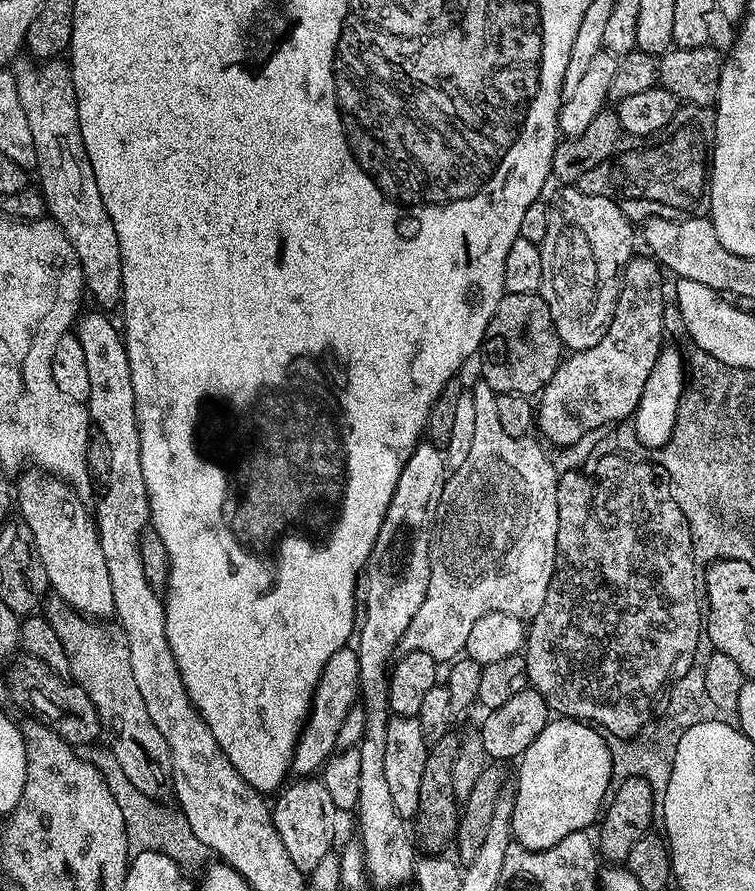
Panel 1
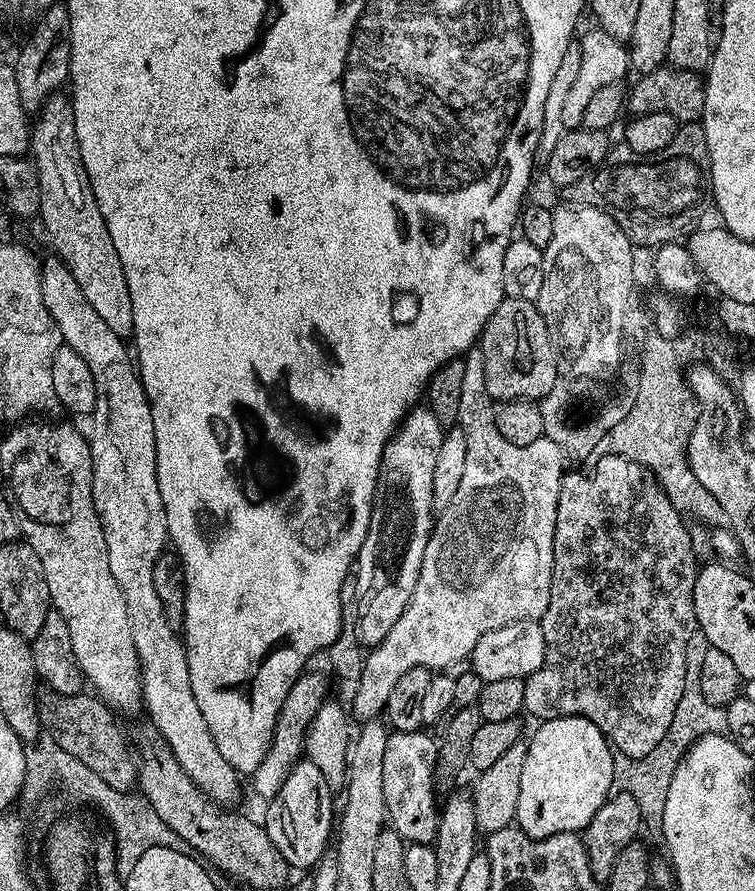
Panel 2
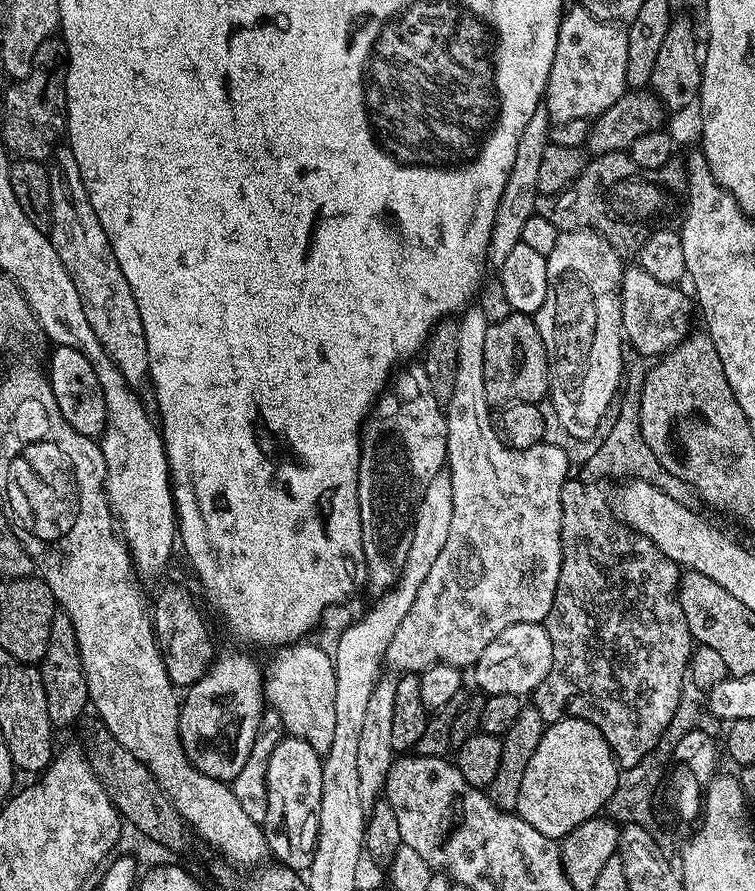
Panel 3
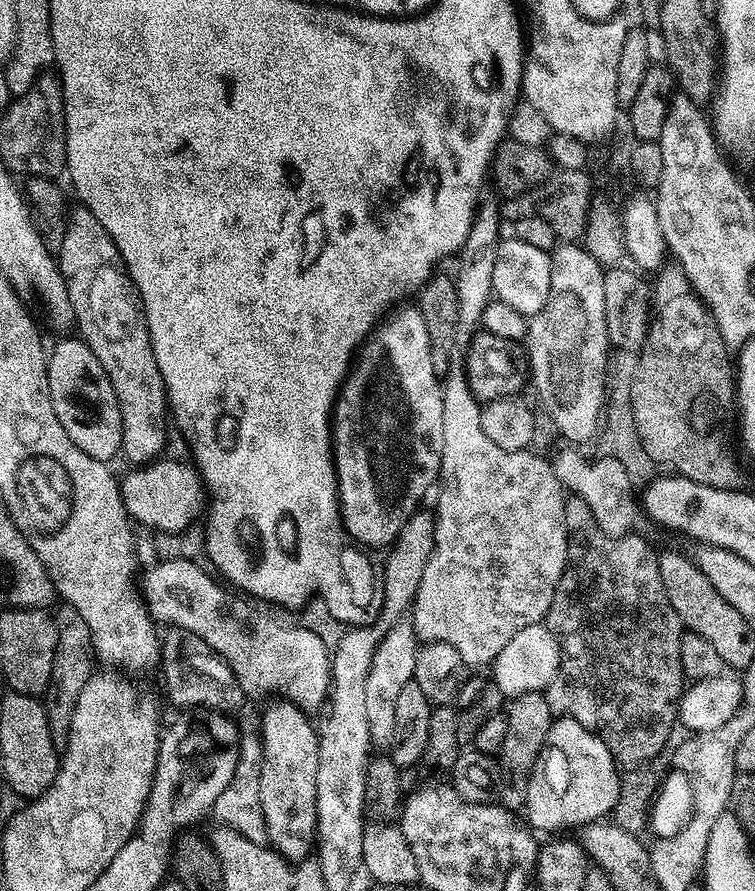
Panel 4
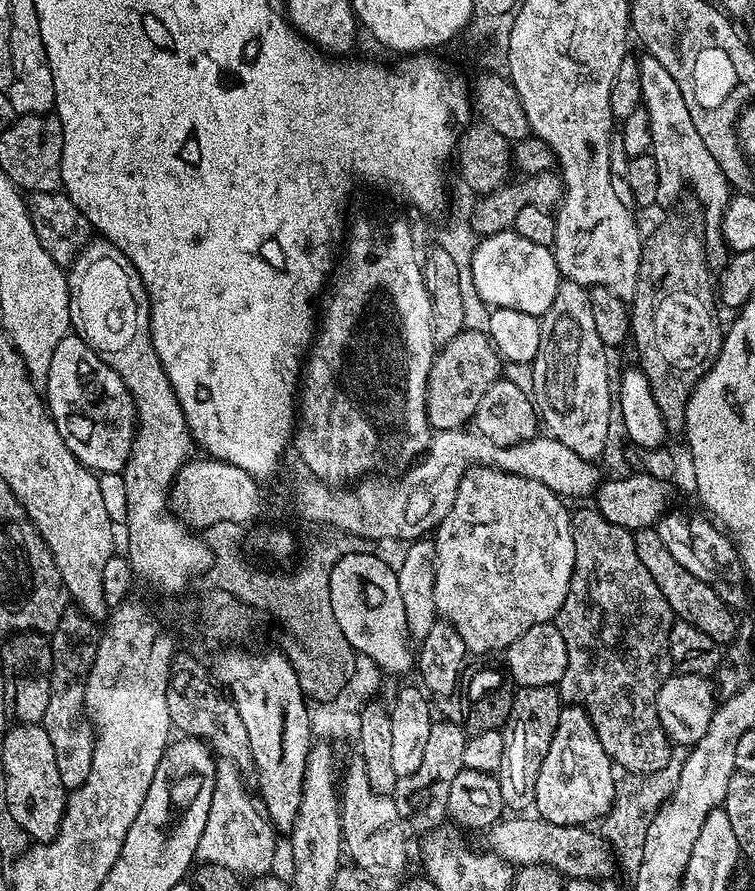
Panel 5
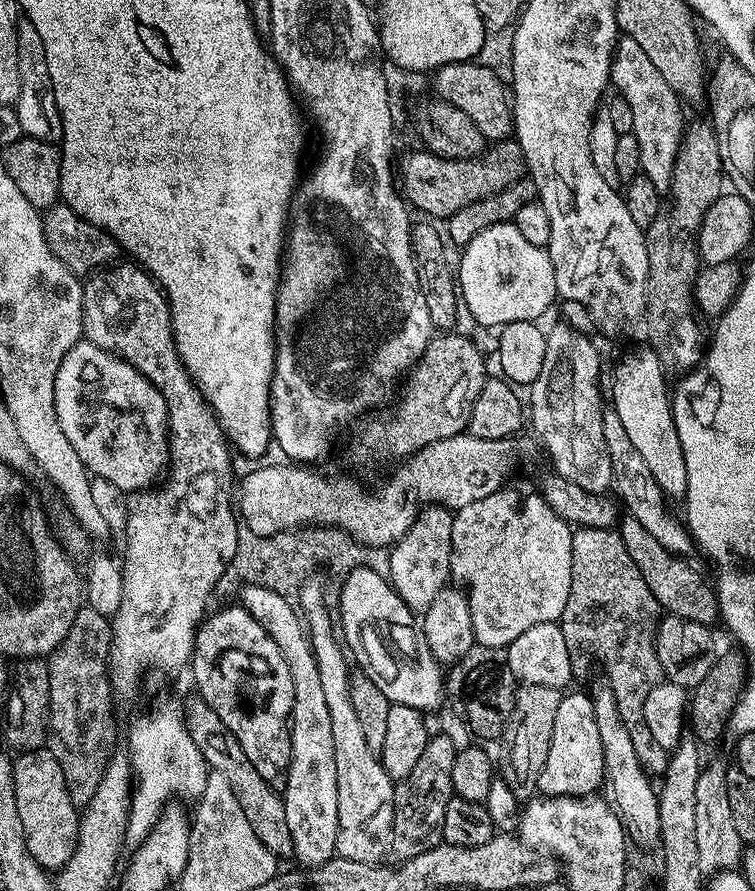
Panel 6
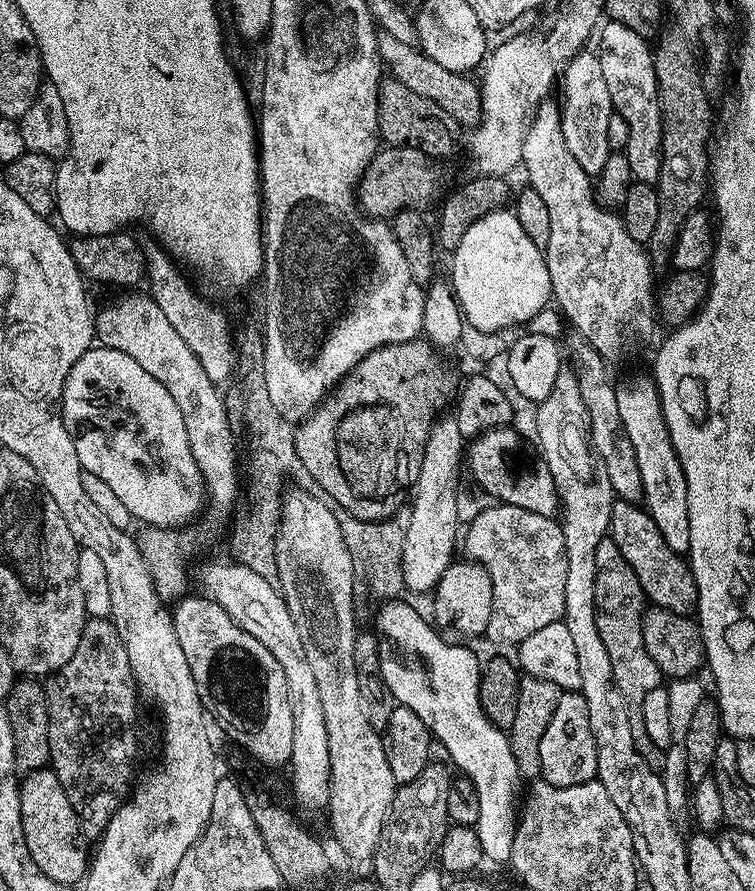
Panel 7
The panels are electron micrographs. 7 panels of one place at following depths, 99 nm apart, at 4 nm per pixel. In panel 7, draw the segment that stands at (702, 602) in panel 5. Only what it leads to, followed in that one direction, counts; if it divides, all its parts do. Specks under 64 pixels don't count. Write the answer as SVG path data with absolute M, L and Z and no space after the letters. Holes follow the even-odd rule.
M613 499L608 536L614 542L614 546L622 550L622 558L630 562L630 570L638 574L638 582L645 597L655 607L665 608L683 616L696 612L698 586L694 582L691 567L687 559L681 553L670 550L666 538L658 534L658 526L654 526L654 518L650 518L647 508L639 503Z

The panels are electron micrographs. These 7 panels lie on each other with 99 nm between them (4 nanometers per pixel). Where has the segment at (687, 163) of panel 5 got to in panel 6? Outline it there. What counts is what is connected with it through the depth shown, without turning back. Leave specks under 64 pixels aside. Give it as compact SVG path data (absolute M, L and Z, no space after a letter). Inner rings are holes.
M621 35L612 52L612 74L610 84L617 88L619 95L630 106L634 113L634 126L630 135L638 138L638 154L640 155L640 171L661 194L667 193L672 177L672 167L676 161L676 152L684 137L686 119L682 101L674 90L670 90L670 82L658 74L654 62L634 42L634 38Z

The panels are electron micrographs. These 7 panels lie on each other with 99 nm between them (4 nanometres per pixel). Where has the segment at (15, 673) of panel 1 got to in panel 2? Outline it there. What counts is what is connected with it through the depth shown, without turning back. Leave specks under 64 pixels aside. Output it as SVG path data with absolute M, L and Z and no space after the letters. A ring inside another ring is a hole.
M45 691L39 697L38 703L40 706L40 723L47 739L53 740L58 746L62 746L62 750L66 750L66 754L74 754L74 758L78 758L78 762L82 762L84 766L94 770L94 774L98 774L98 778L102 778L102 782L106 782L108 786L114 786L114 790L127 792L137 787L137 757L134 755L133 749L132 752L128 749L128 740L124 737L123 730L116 725L117 717L99 696L95 694L63 696L57 692Z

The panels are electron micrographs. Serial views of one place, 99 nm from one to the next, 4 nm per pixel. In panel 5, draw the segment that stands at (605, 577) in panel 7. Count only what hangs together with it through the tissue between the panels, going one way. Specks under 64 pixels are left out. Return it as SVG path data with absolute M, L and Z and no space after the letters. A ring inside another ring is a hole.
M610 554L608 564L602 560L600 570L608 572L600 572L600 576L608 578L600 578L598 586L606 592L580 592L580 588L568 592L554 621L562 634L562 642L566 642L568 659L558 685L560 699L565 705L583 708L598 734L598 742L602 742L602 750L606 750L617 769L631 773L662 772L671 765L668 763L674 748L658 722L656 695L674 672L668 653L674 617L670 602L666 602L654 578L650 578L650 570L630 564L630 560L616 562L616 556L618 554L612 558Z

